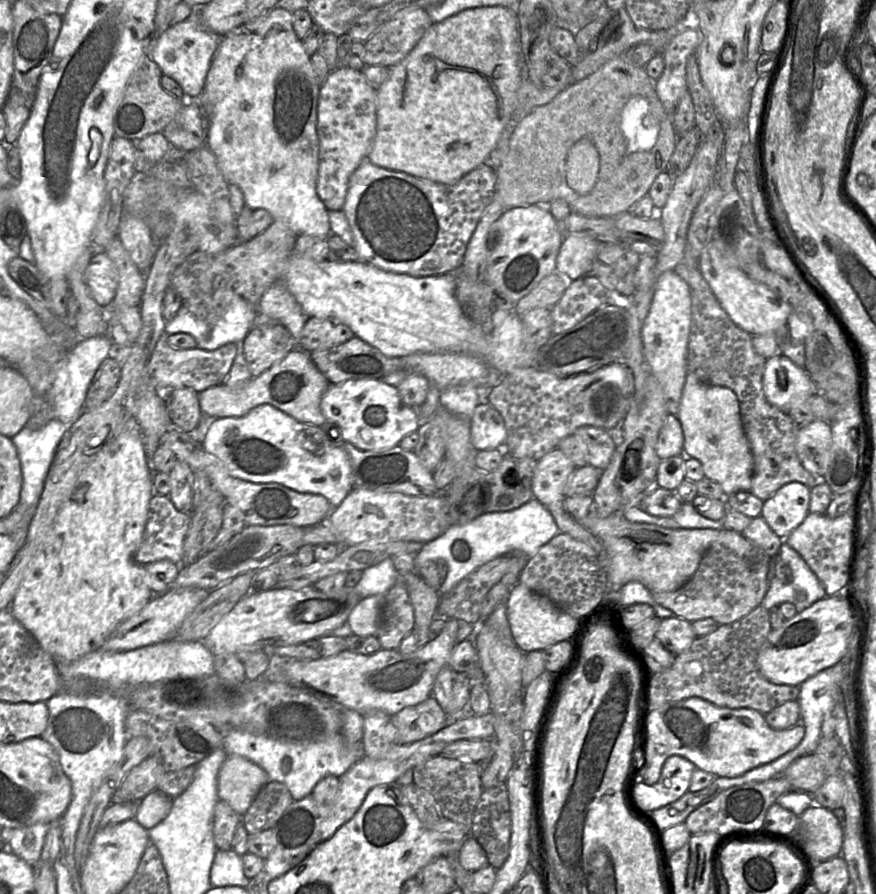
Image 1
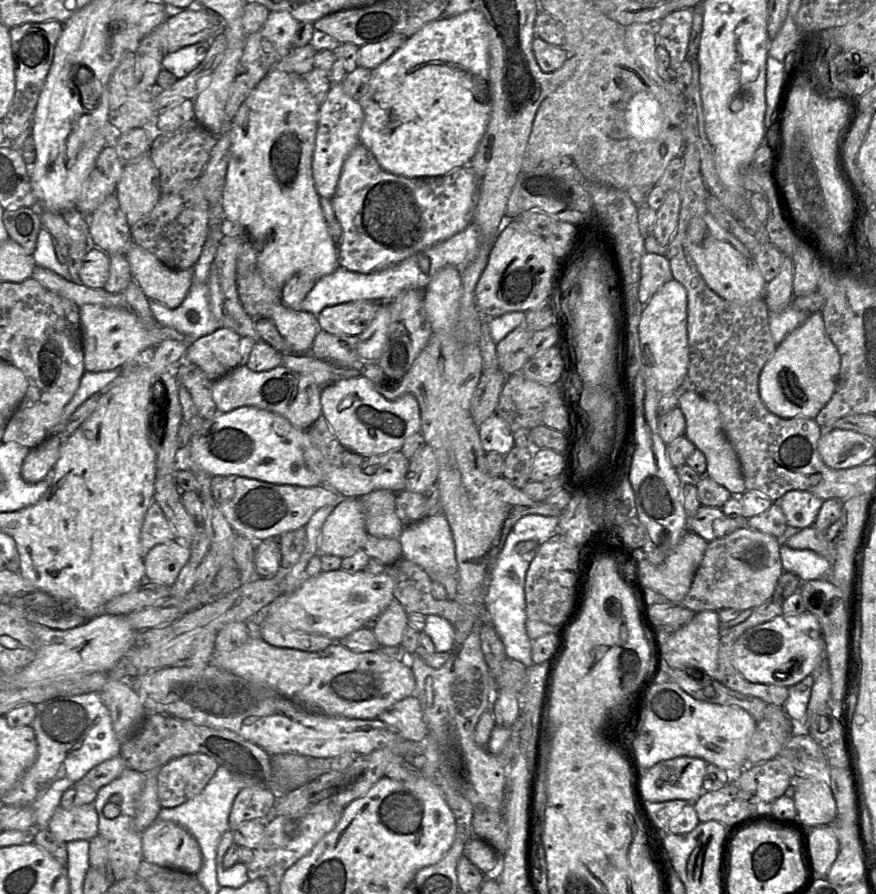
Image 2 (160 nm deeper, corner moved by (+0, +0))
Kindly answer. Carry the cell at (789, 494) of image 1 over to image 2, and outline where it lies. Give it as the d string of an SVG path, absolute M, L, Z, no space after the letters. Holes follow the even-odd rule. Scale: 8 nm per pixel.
M793 490L773 503L781 507L788 526L802 530L813 525L823 501L809 492Z

